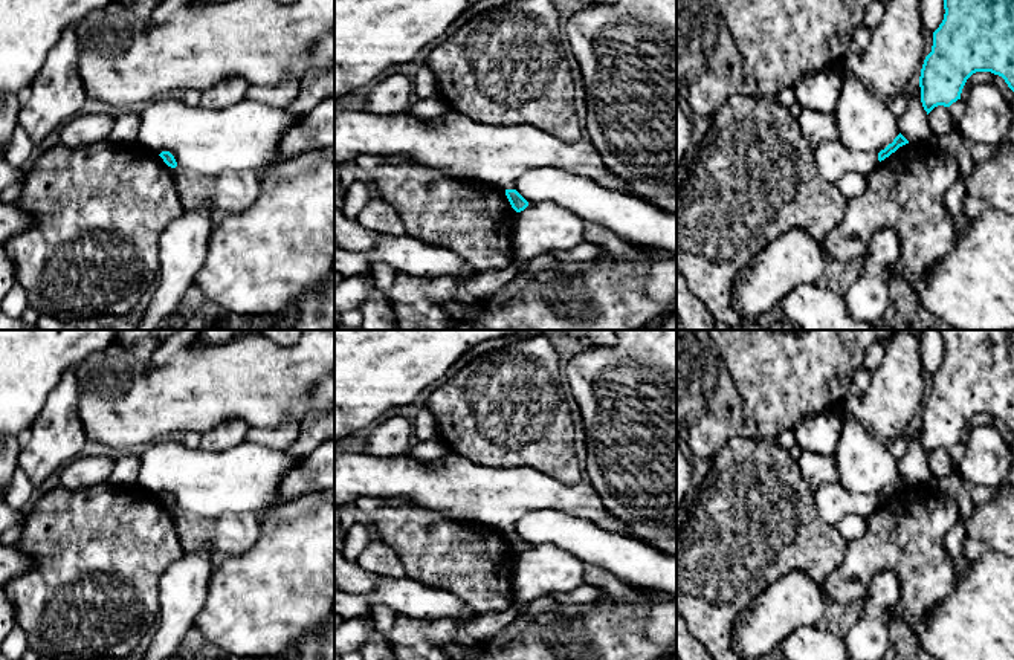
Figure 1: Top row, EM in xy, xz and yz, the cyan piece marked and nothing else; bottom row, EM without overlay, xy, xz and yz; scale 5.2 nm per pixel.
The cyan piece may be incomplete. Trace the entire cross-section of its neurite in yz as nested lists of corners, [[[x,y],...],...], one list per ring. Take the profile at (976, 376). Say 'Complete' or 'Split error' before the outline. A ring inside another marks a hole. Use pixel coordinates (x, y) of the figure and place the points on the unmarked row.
Complete. [[[938,330],[944,342],[944,362],[939,370],[933,374],[933,388],[932,394],[925,399],[921,419],[921,445],[927,457],[938,448],[950,449],[953,445],[961,442],[962,431],[967,422],[976,414],[991,414],[1005,422],[1008,429],[1014,434],[1014,330]]]

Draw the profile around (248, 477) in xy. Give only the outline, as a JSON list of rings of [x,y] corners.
[[[171,435],[136,451],[139,457],[137,486],[160,497],[170,493],[179,512],[218,518],[223,513],[250,512],[261,518],[279,504],[278,492],[283,477],[301,460],[289,451],[275,451],[250,442],[228,451],[191,449]]]

